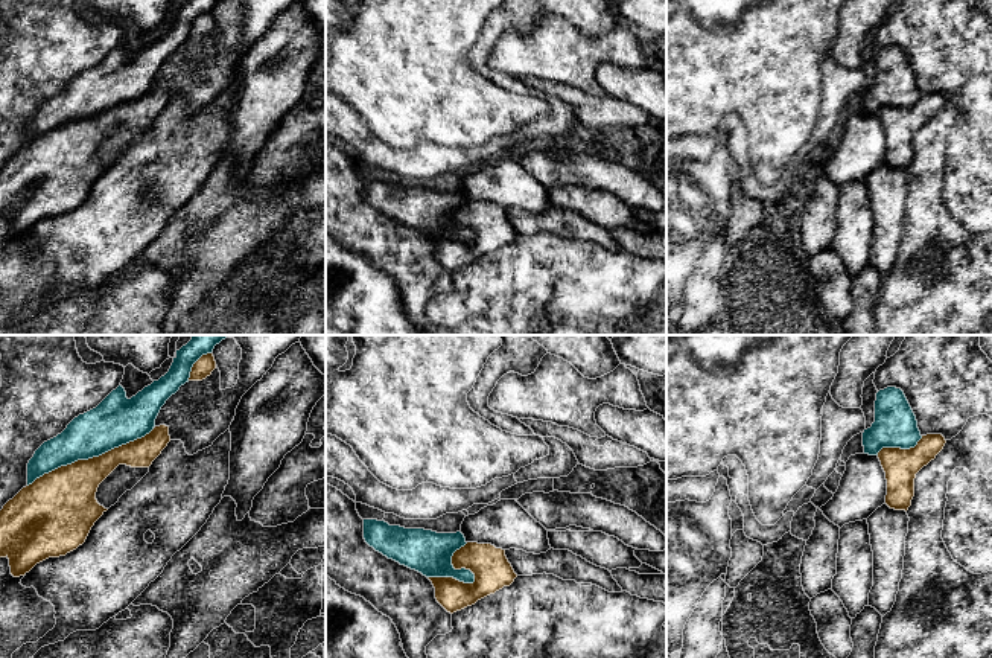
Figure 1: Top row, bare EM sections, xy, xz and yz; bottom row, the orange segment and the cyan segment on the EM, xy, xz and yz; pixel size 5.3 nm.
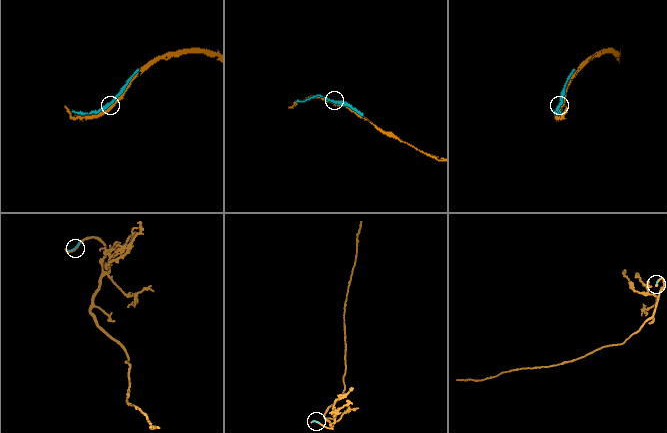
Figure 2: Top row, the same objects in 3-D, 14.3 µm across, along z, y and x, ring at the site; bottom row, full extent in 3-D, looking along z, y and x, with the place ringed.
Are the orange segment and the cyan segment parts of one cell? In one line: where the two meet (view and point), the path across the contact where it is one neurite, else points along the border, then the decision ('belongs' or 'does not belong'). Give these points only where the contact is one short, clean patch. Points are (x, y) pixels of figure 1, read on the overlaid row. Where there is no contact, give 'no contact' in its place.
contact xy (90, 459); does not belong

